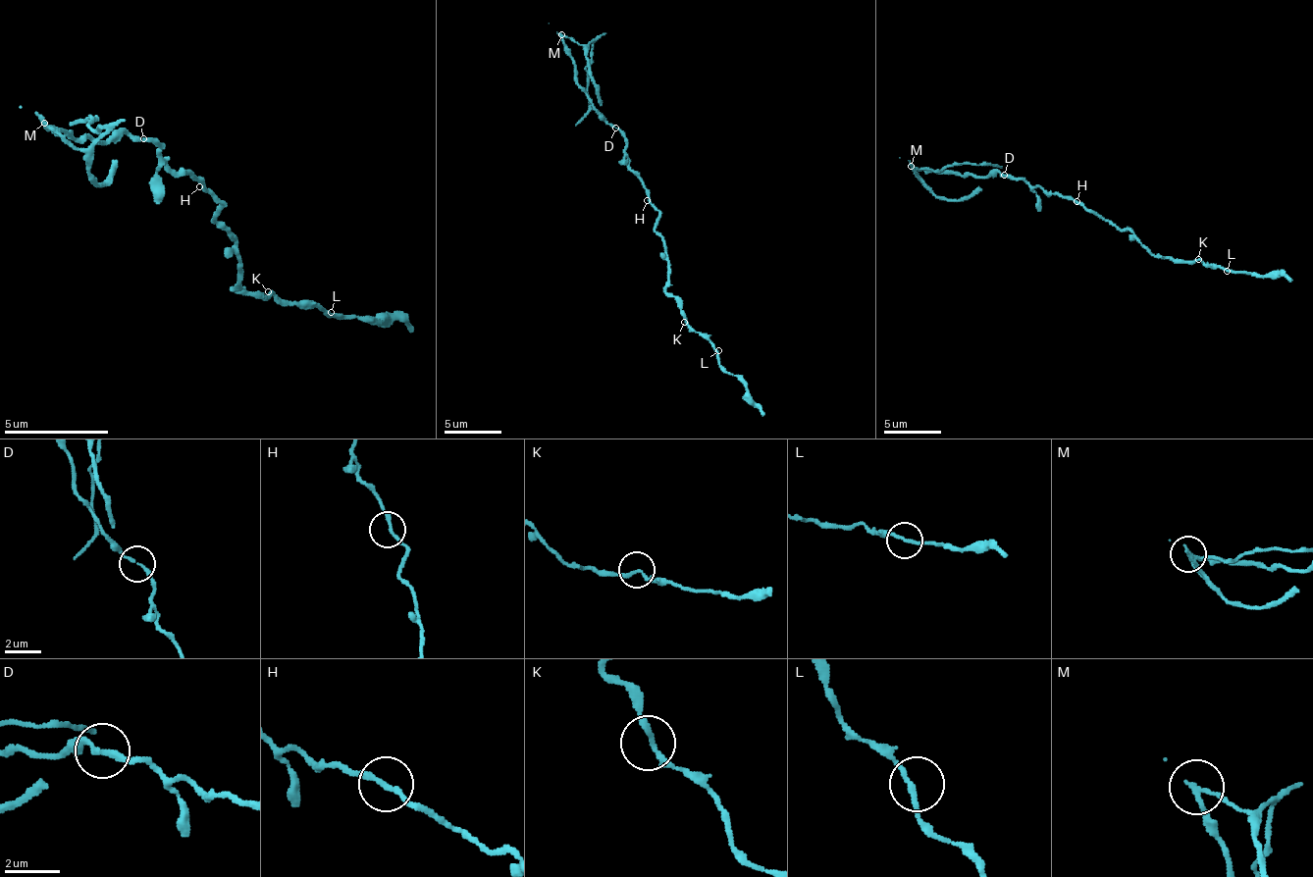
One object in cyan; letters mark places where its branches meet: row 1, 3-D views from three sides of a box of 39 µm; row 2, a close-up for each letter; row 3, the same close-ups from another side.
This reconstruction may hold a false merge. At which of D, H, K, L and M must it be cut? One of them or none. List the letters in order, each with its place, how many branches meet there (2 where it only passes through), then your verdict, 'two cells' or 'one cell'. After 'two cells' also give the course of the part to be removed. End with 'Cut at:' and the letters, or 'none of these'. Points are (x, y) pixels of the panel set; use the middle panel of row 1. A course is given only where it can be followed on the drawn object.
D: place (615, 128); branches 2; one cell
H: place (647, 200); branches 2; one cell
K: place (684, 322); branches 2; one cell
L: place (718, 350); branches 2; one cell
M: place (561, 34); branches 2; two cells; course (560, 33), (581, 45), (592, 42), (586, 79), (589, 112), (575, 126)
Cut at: M

